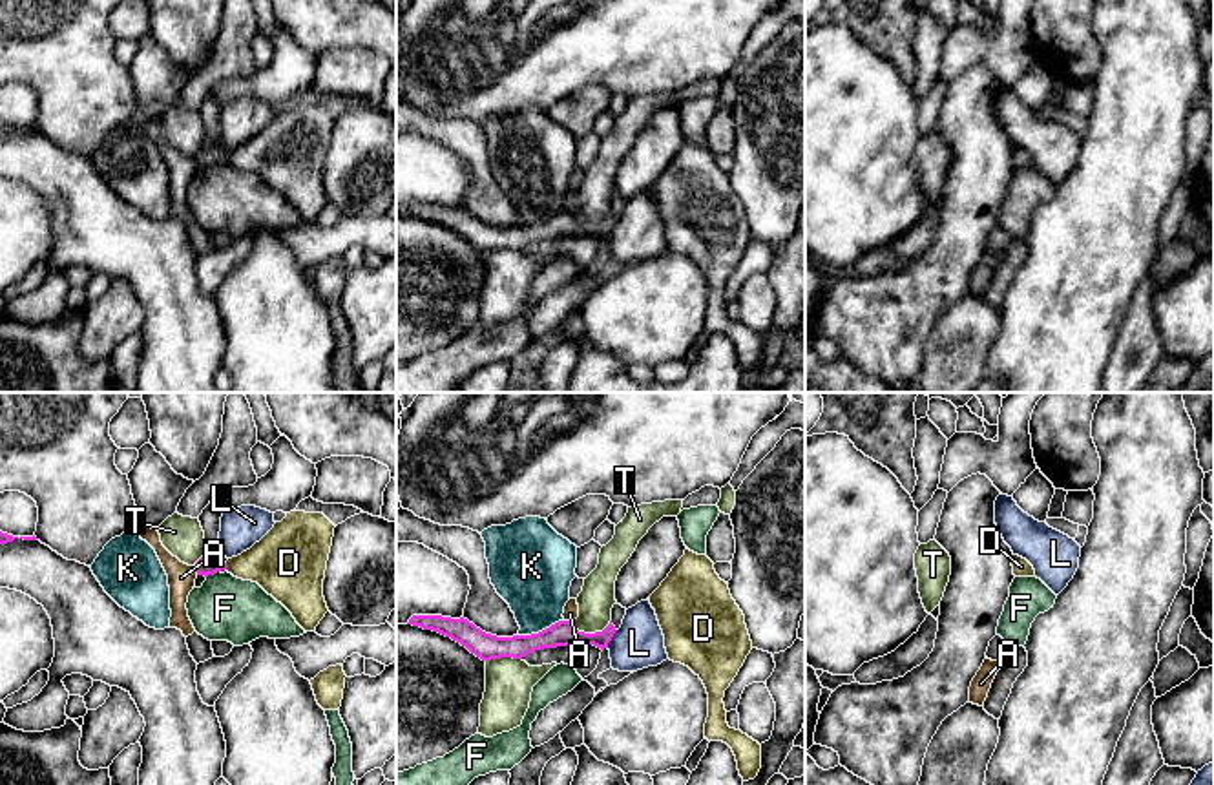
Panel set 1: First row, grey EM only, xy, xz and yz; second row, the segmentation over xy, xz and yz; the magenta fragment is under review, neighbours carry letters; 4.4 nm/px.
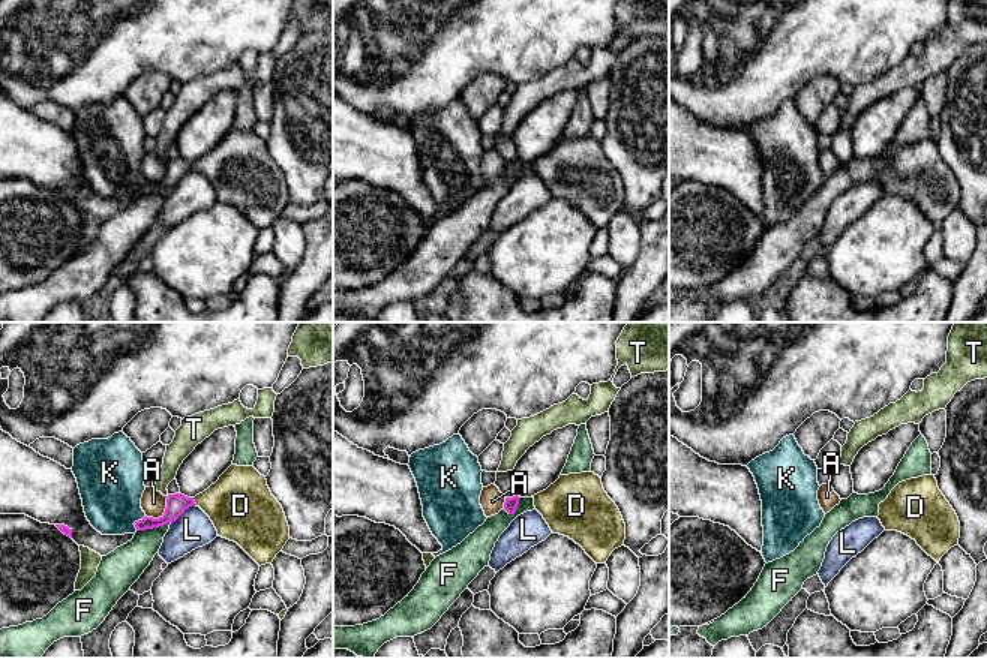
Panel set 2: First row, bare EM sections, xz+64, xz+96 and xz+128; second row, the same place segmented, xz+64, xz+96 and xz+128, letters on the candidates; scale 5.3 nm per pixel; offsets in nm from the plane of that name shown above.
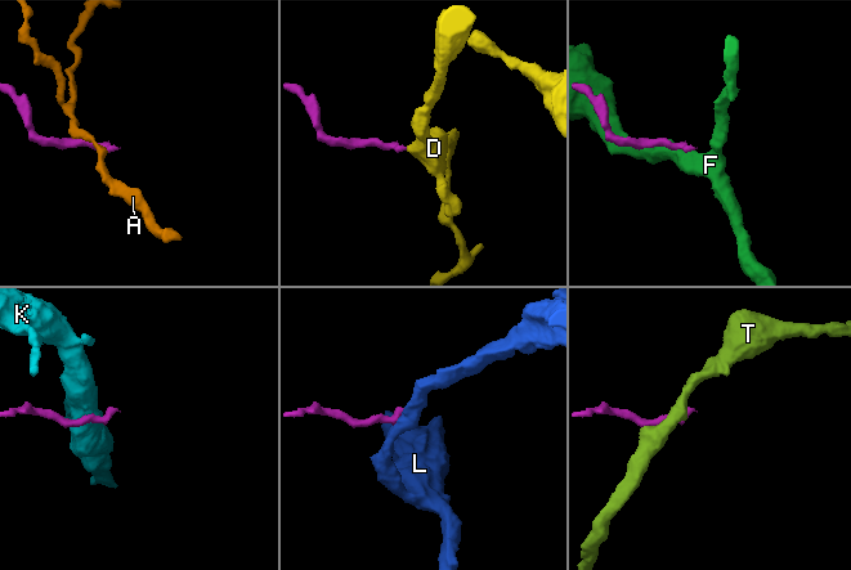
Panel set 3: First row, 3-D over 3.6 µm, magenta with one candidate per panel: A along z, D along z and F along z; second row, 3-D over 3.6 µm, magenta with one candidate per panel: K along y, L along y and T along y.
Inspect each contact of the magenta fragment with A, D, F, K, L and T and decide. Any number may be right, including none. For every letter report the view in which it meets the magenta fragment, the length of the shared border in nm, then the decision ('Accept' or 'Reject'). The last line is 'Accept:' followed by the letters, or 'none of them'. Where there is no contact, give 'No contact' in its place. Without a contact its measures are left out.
A: Touches magenta in xy. Shared border 50 nm. Reject
D: Touches magenta in xy. Shared border 30 nm. Accept
F: Touches magenta in xy. Shared border 70 nm. Reject
K: Touches magenta in xz. Shared border 220 nm. Reject
L: Touches magenta in xz. Shared border 90 nm. Reject
T: Touches magenta in xz. Shared border 180 nm. Reject
Accept: D

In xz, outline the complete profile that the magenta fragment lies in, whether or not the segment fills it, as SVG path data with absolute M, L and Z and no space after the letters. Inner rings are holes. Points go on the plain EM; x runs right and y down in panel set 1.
M413 206L407 215L420 217L424 221L433 221L445 228L451 228L482 252L500 248L522 250L535 241L557 237L593 236L604 241L608 239L608 234L617 223L612 212L602 223L595 225L579 223L573 219L570 212L559 212L539 225L513 228L497 228L486 225L464 208L451 210L442 206Z

